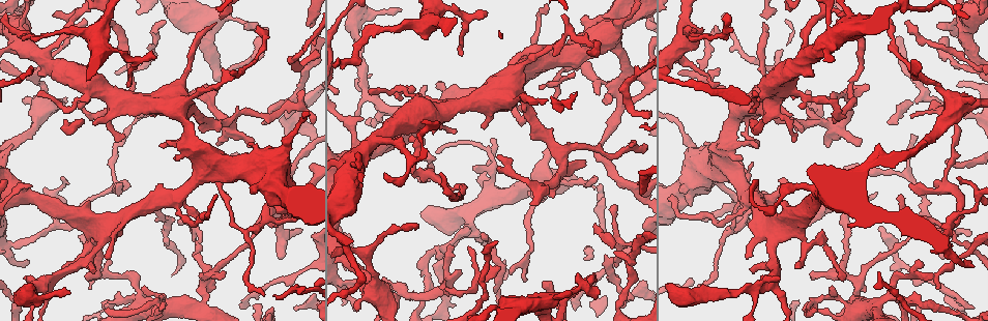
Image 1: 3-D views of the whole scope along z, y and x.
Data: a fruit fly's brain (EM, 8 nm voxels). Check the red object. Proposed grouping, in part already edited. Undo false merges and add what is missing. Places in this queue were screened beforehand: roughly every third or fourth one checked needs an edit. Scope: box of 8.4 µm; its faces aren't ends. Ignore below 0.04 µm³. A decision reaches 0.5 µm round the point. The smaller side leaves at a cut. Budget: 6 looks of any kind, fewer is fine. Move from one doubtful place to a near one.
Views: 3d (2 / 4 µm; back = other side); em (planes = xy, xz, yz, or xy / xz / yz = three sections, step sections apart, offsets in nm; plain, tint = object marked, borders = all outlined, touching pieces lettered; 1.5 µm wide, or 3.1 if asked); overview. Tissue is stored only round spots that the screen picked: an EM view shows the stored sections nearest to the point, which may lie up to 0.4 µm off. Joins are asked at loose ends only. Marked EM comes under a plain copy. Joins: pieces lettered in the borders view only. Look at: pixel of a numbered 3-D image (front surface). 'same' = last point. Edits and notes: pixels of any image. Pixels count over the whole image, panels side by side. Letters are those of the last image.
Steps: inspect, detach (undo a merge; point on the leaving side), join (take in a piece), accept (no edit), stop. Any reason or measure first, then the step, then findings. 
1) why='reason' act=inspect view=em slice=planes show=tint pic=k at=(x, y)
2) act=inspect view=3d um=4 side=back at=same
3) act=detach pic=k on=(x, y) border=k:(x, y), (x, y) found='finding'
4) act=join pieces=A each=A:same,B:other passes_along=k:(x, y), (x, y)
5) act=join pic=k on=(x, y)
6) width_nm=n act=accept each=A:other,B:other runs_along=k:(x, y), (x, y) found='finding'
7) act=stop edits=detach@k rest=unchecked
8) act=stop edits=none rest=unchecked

act=inspect view=em slice=yz step=8 show=borders pic=1 at=(423, 262)

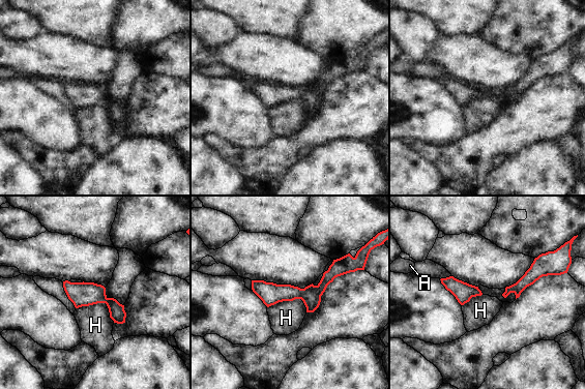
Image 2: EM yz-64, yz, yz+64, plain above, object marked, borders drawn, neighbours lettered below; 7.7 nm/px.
width_nm=110 act=accept each=A:other,H:other runs_along=2:(338, 272), (313, 293), (254, 287) found='one neuron here'

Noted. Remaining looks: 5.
act=inspect view=em slice=planes show=borders pic=1 at=(128, 182)

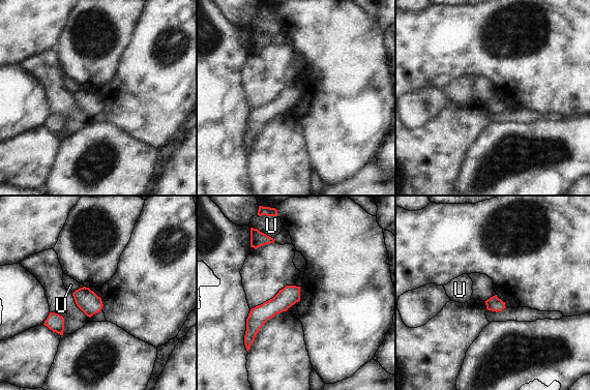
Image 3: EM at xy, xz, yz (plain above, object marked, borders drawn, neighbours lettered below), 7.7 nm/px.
act=accept each=U:other border=3:(261, 232), (273, 239) found='none of them fits'

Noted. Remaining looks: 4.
why='branch stops here' act=inspect view=3d um=4 pic=1 at=(85, 278)

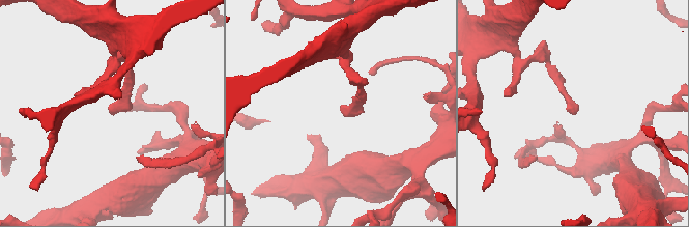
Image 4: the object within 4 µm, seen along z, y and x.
act=inspect view=em slice=planes show=borders pic=4 at=(110, 112)

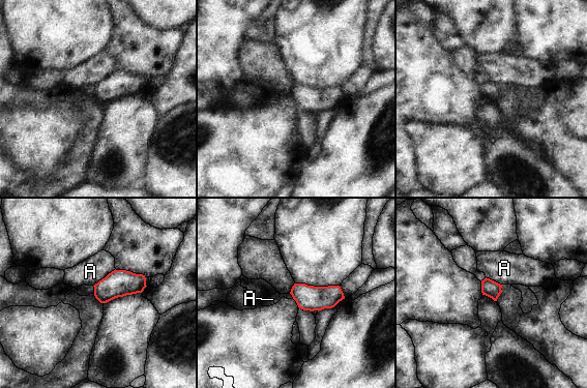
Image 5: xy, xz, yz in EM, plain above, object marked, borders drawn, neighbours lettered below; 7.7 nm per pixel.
width_nm=130 act=accept each=A:other border=5:(115, 268), (93, 286) found='none of them fits'

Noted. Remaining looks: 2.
act=stop edits=none rest=unchecked

